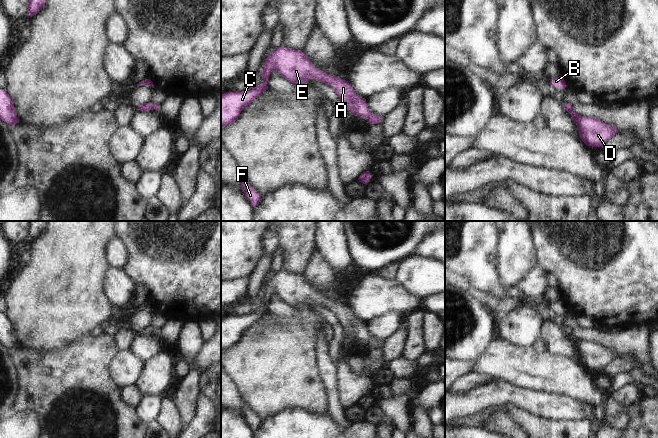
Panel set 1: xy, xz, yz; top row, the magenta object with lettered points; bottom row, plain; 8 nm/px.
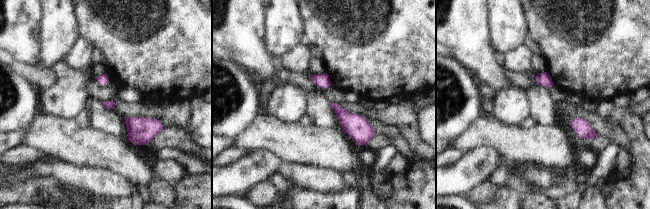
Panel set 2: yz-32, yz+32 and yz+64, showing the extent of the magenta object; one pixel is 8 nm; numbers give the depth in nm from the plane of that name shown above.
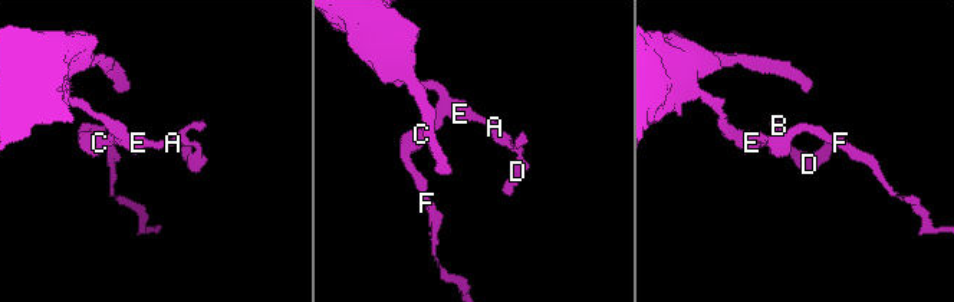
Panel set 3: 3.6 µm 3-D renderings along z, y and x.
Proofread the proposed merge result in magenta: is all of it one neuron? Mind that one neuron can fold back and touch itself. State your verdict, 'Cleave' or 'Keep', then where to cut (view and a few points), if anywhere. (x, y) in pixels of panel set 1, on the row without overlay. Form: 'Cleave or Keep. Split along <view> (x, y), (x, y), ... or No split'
Keep. No split

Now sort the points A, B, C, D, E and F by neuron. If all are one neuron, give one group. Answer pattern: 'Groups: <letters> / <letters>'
Groups: A B C D E F

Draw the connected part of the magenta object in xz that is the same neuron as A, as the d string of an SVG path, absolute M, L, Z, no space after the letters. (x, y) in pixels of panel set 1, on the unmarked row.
M281 270L265 283L264 294L260 297L264 303L262 308L250 314L226 316L221 319L221 350L234 347L241 335L268 313L267 305L272 295L278 295L294 308L303 308L311 303L324 306L334 313L344 332L355 340L365 342L369 348L380 347L383 344L382 340L369 335L366 323L356 318L348 305L319 294L301 274Z

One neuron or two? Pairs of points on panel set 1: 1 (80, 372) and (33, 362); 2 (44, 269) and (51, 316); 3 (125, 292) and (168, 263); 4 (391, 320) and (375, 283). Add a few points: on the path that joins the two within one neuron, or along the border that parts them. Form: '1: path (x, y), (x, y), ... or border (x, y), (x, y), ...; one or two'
1: path (68, 372), (45, 372); one
2: path (51, 281), (51, 304); one
3: border (122, 269), (135, 283); two
4: border (403, 314), (387, 311), (373, 317), (367, 323); two

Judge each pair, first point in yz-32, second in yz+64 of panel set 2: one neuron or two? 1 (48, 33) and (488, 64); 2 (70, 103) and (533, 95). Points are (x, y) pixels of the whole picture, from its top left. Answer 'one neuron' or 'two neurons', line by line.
1: two neurons
2: two neurons

